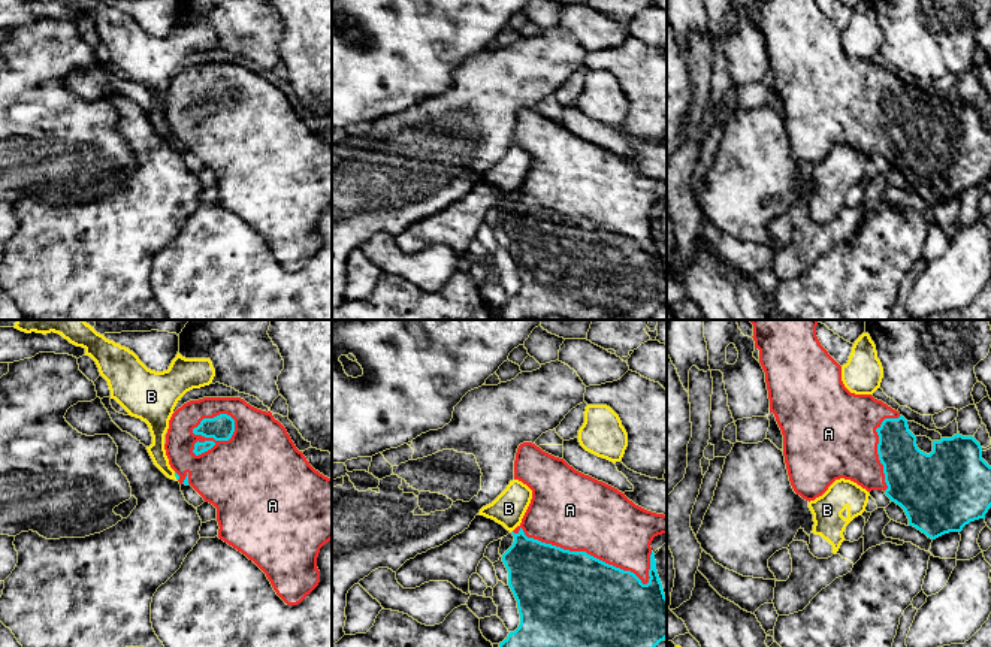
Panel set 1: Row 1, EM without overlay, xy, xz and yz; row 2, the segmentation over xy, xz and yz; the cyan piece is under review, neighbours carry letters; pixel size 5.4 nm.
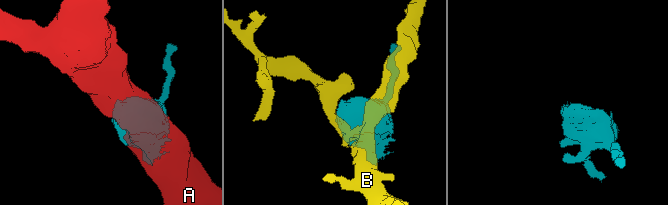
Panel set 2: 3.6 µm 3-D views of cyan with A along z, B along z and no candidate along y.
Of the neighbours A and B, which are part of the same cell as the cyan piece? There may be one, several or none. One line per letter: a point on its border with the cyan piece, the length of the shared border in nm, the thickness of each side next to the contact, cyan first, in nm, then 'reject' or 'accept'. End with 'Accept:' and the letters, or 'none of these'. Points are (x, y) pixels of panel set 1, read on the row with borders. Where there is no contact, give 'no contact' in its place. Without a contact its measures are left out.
A: meets cyan in xz at (582, 552); contact 800 nm long; 500 nm thick on the cyan side, 420 nm on the other; accept
B: meets cyan in xy at (175, 475); contact 50 nm long; 20 nm thick on the cyan side, 90 nm on the other; reject
Accept: A

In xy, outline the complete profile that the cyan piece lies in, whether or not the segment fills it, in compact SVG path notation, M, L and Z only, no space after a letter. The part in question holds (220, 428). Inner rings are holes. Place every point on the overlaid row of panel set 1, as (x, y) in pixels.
M203 397L184 403L169 420L164 450L179 484L191 486L205 502L217 508L218 538L253 560L266 574L274 590L287 605L300 604L320 583L317 557L320 548L332 539L332 478L324 477L309 465L303 453L296 448L285 427L274 418L271 411L257 409L241 397Z

